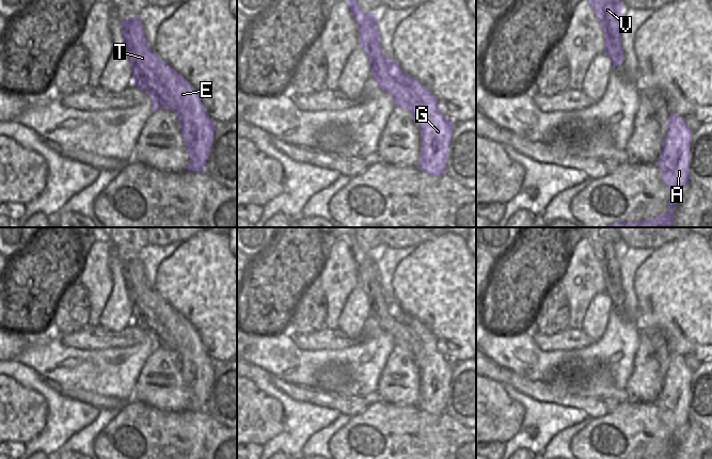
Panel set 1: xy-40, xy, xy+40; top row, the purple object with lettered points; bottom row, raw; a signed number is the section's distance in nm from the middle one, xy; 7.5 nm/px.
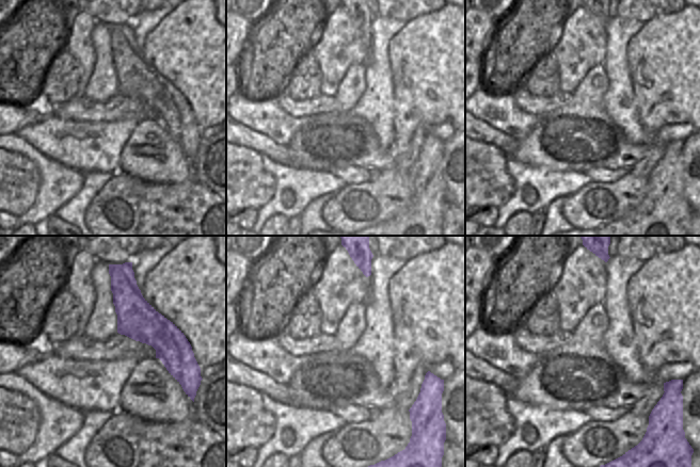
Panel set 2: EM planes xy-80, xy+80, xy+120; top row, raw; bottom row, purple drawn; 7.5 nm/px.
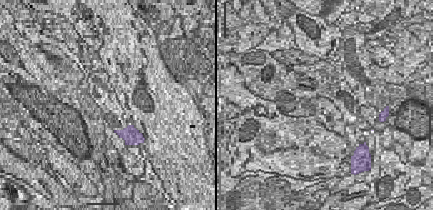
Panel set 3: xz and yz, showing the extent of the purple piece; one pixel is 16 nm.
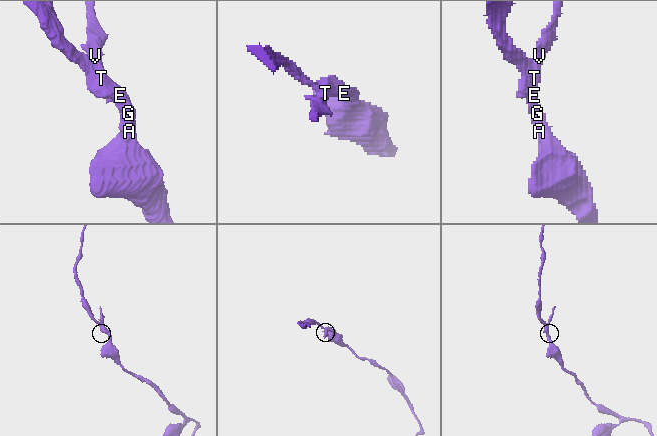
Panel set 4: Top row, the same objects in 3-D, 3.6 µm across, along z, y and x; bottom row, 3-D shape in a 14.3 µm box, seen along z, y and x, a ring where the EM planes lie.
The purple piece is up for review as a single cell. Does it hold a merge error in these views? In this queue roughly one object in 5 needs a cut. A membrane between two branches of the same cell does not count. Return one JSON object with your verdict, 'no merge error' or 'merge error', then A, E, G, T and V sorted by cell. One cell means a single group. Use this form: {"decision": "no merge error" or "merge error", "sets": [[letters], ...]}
{"decision": "merge error", "sets": [["A", "E", "G", "T"], ["V"]]}

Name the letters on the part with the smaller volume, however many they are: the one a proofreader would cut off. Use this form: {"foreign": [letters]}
{"foreign": ["V"]}

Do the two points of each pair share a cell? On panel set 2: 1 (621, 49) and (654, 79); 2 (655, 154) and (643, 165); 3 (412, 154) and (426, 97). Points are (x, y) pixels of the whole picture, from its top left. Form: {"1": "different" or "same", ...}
{"1": "different", "2": "same", "3": "different"}

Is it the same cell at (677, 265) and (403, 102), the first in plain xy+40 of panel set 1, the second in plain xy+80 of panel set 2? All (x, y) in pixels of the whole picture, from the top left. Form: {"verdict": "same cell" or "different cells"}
{"verdict": "same cell"}

